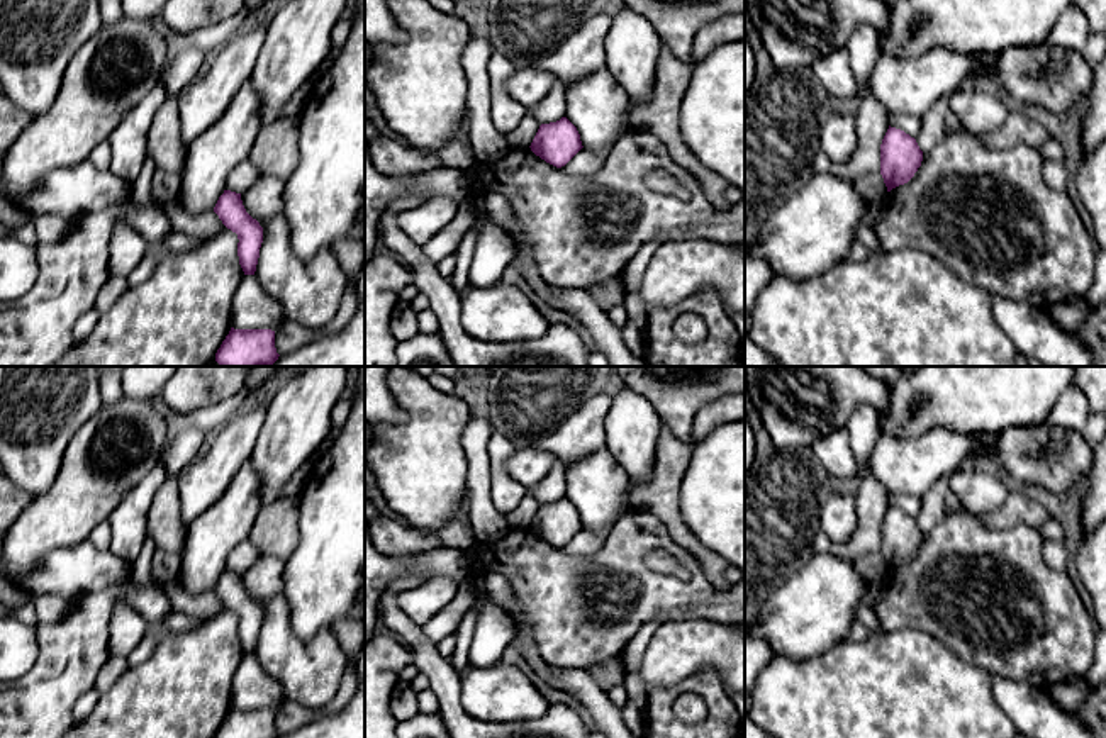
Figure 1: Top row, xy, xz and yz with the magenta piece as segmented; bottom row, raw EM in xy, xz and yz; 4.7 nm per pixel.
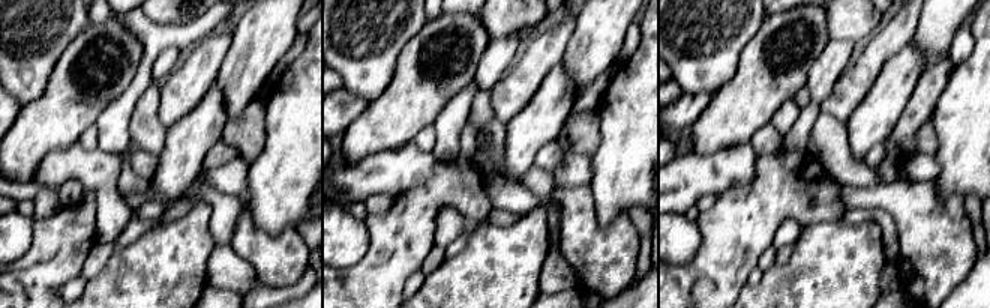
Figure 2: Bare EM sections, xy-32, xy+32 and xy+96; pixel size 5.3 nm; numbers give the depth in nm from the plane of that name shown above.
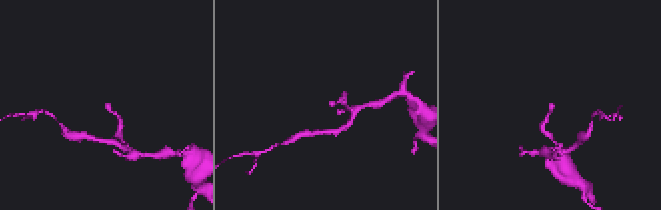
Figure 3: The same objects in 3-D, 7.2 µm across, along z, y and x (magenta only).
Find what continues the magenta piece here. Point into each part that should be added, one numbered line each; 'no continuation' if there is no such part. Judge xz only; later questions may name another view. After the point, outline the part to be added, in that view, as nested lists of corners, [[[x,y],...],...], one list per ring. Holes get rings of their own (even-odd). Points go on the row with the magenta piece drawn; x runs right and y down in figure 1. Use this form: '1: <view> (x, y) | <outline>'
no continuation

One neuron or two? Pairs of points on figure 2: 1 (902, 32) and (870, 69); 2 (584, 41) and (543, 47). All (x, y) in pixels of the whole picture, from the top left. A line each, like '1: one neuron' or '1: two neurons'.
1: one neuron
2: two neurons

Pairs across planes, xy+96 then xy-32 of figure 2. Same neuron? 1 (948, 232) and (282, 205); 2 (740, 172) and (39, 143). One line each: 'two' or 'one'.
1: two
2: two

